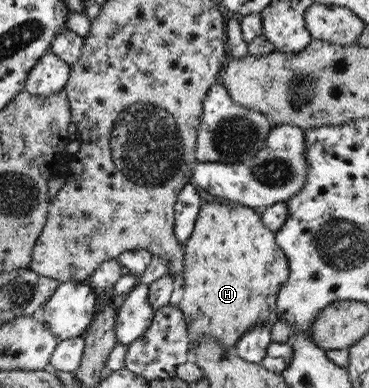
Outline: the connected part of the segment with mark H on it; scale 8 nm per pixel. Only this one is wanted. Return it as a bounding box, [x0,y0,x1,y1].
[178,201,289,349]

